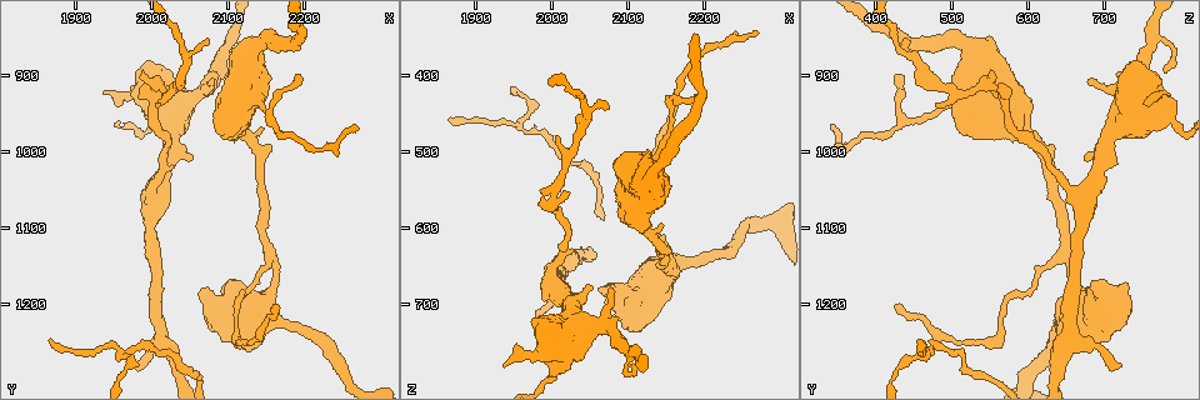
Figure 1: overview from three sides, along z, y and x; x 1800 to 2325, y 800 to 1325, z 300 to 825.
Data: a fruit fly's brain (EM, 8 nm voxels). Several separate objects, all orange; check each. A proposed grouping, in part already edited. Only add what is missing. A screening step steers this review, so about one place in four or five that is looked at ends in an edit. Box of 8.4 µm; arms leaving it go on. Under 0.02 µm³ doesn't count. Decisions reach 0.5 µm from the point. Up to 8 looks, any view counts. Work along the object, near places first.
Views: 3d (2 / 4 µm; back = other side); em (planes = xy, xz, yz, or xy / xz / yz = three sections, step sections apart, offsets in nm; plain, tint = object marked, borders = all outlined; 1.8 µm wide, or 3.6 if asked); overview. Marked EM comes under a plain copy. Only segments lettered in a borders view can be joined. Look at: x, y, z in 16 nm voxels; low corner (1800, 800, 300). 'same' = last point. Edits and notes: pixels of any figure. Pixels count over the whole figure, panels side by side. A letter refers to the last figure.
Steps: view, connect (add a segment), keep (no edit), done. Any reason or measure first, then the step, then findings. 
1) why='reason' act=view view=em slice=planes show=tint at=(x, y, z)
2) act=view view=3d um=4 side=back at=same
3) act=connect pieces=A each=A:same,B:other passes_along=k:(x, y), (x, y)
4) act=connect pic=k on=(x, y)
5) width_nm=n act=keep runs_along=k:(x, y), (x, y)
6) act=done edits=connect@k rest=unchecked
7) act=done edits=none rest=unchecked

why='thick end' act=view view=em slice=xy step=16 show=borders at=(2050, 1015, 675)

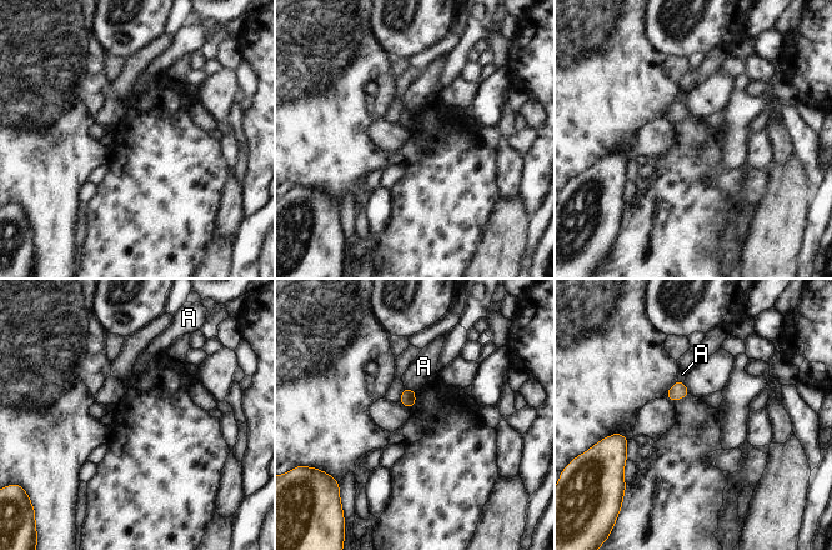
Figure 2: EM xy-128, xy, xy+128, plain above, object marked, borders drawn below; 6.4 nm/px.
act=keep each=A:other border=2:(404, 385), (416, 390) found='no lettered segment goes on from it'

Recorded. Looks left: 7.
why='an open end' act=view view=3d um=4 at=(2070, 1175, 675)

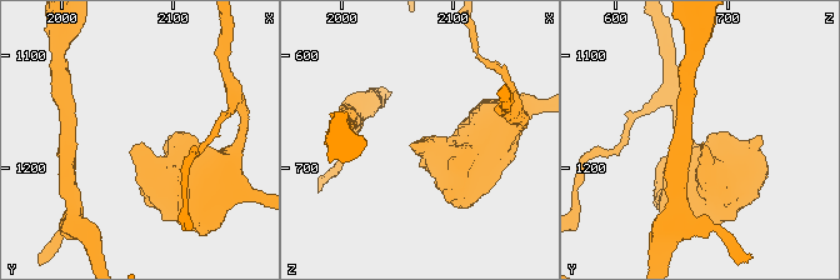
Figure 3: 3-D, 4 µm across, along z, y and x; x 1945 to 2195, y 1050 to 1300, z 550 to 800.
why='now the EM' act=view view=em slice=planes show=borders at=(2070, 1176, 676)

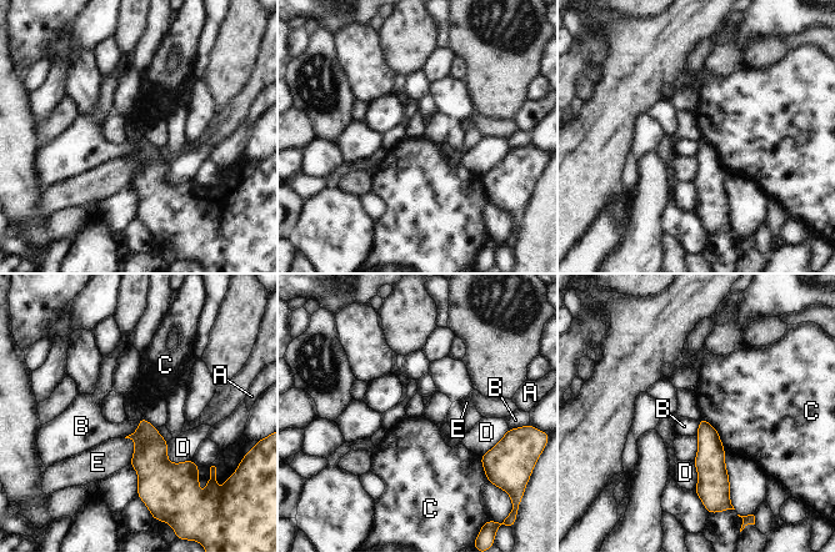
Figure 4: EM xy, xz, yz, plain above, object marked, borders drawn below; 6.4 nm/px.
act=keep each=A:other,B:other,C:other,D:other,E:other border=4:(703, 416), (716, 430), (725, 448) found='no lettered segment goes on from it'

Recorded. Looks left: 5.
why='end of a long branch' act=view view=3d um=4 at=(2265, 965, 340)

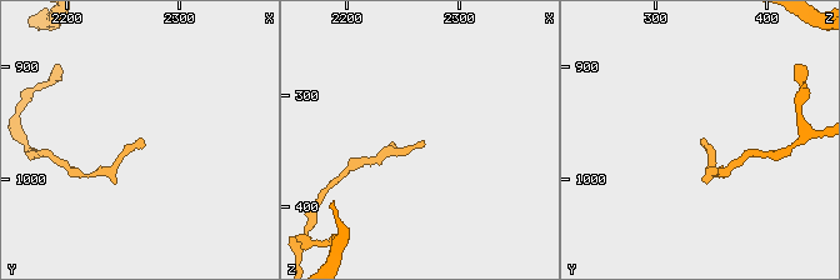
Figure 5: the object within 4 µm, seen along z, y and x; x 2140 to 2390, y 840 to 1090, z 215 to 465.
why='now the EM' act=view view=em slice=planes show=tint at=(2264, 966, 340)

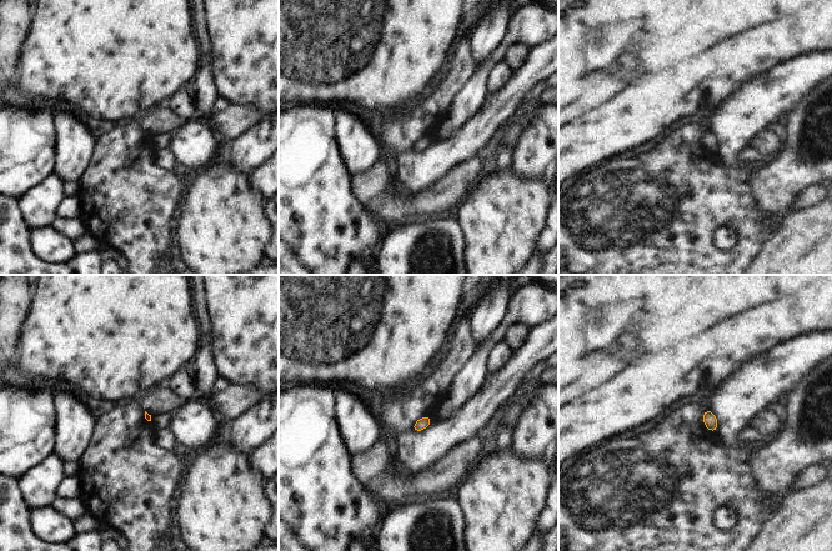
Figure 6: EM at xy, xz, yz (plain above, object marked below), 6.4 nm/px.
act=view view=em slice=planes show=borders at=same

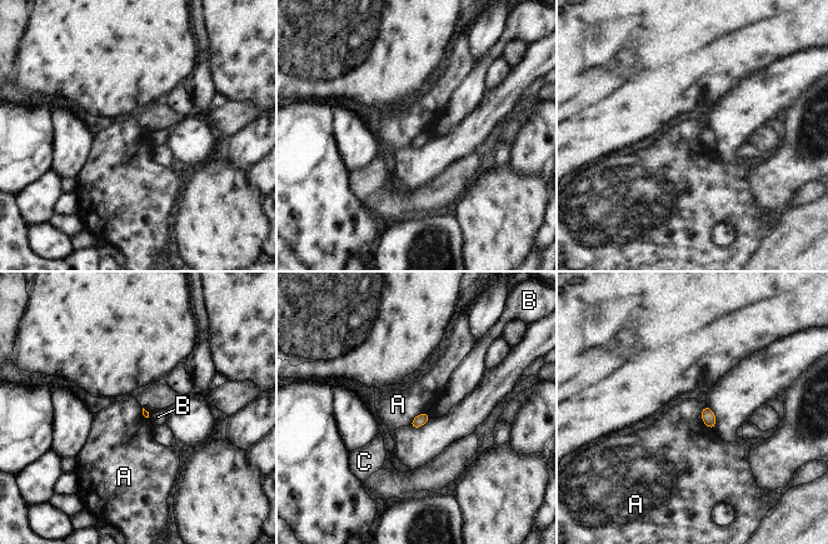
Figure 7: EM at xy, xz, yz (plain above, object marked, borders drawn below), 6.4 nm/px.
longest_contact=A:190nm act=keep each=A:other,B:other,C:other found='none of them fits'

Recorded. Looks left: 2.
act=done edits=none rest=unchecked

